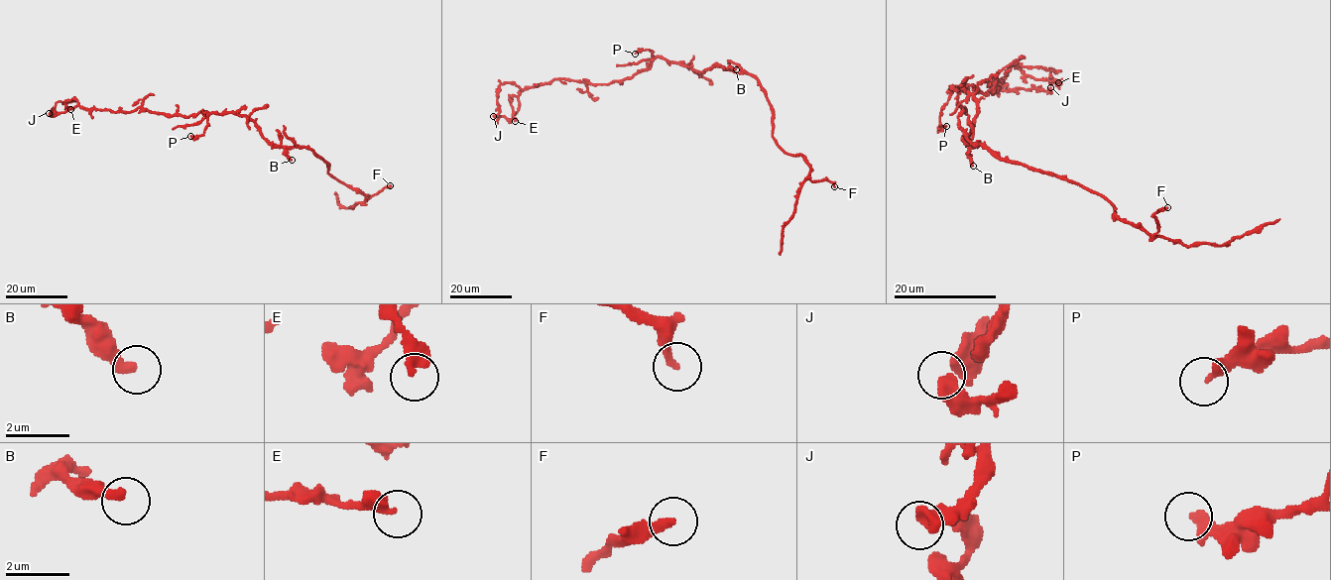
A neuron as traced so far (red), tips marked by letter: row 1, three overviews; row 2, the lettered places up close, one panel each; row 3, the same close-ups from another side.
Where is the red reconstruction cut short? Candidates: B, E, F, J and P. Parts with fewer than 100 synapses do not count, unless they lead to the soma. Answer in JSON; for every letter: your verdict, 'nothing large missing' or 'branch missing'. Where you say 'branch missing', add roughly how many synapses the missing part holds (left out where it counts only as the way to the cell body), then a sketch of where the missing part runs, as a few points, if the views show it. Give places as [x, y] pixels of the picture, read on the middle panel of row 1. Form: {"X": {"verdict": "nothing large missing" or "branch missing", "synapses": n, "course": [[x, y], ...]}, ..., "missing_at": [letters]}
{"B": {"verdict": "nothing large missing"}, "E": {"verdict": "nothing large missing"}, "F": {"verdict": "nothing large missing"}, "J": {"verdict": "nothing large missing"}, "P": {"verdict": "nothing large missing"}, "missing_at": []}

